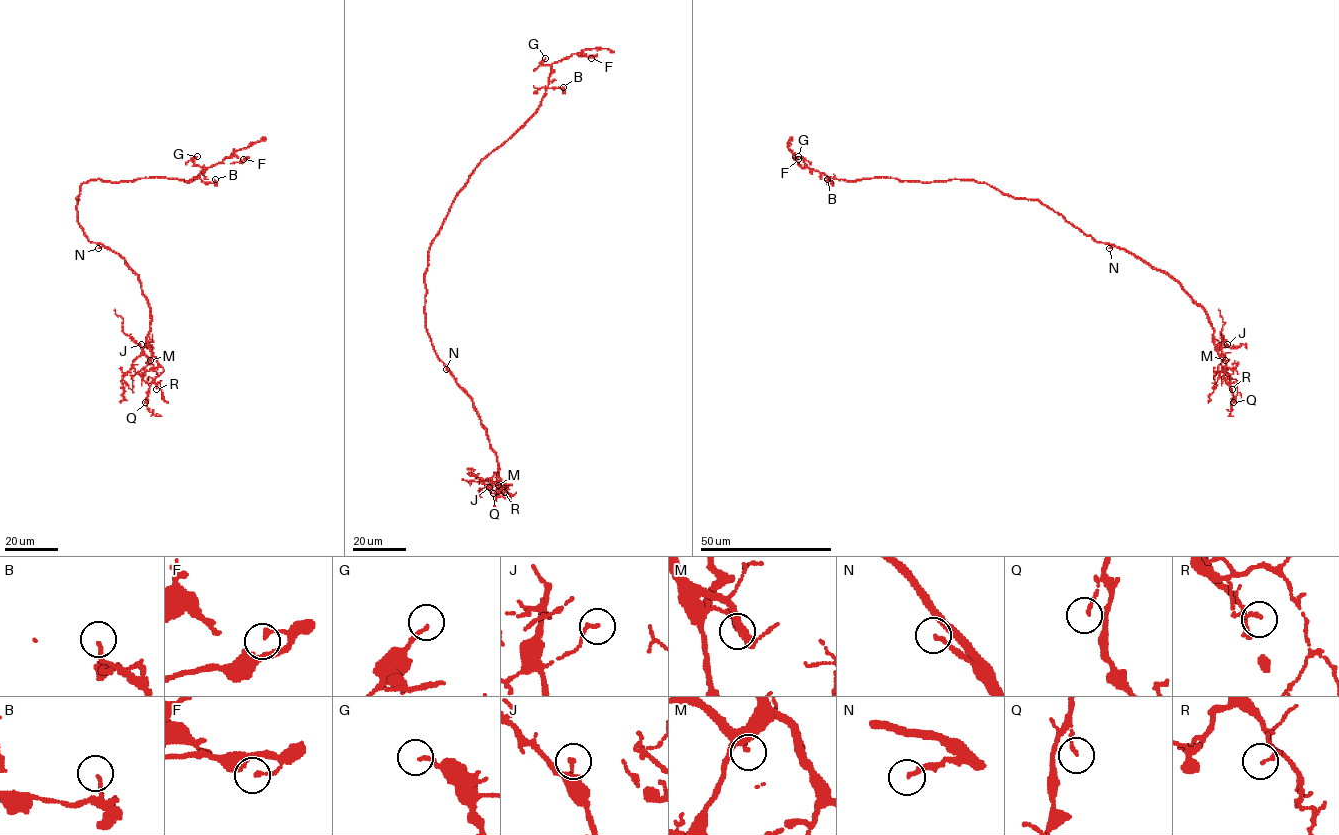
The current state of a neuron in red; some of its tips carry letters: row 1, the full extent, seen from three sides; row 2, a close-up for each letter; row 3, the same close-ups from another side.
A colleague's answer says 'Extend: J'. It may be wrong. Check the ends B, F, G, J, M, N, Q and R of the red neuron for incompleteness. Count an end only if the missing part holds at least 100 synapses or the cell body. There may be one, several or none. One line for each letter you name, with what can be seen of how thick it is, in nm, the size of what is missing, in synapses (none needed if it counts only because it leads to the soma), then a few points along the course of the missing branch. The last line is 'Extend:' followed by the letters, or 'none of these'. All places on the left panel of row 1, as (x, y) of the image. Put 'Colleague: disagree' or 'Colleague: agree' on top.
Colleague: disagree
N: calibre 170 nm; course (98, 248), (109, 253), (107, 257), (101, 257), (91, 242), (47, 214), (22, 193), (11, 179), (10, 170)
Extend: N

